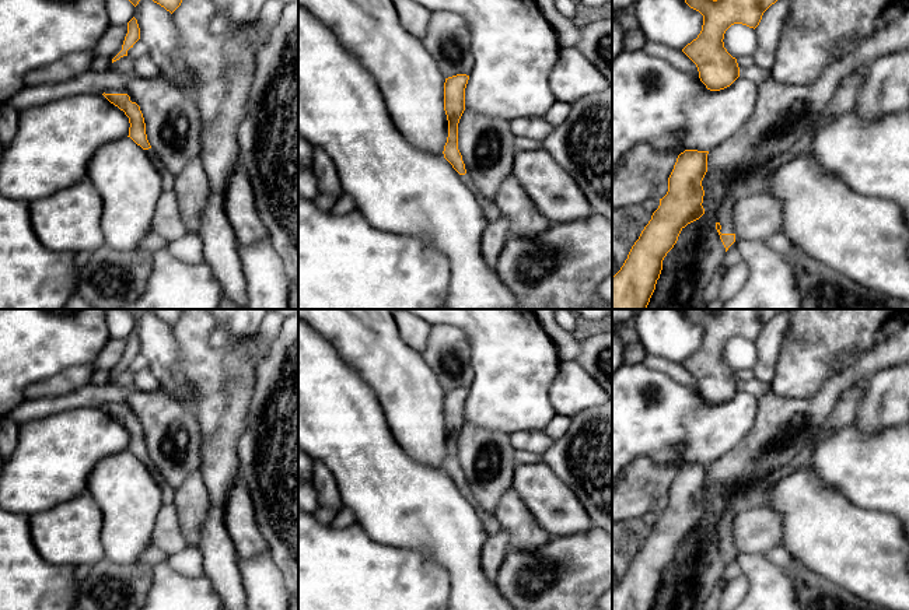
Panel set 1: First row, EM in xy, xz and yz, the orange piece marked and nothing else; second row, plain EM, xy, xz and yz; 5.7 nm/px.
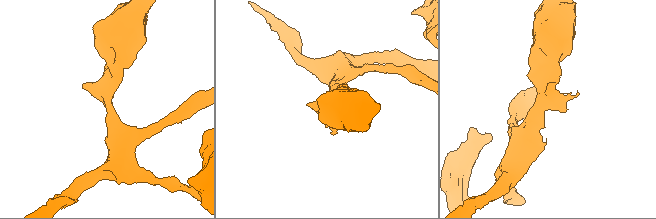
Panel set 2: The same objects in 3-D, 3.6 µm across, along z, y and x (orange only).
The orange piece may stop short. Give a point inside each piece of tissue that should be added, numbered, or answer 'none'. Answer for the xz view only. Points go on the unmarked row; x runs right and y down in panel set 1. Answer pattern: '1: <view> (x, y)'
1: xz (490, 523)

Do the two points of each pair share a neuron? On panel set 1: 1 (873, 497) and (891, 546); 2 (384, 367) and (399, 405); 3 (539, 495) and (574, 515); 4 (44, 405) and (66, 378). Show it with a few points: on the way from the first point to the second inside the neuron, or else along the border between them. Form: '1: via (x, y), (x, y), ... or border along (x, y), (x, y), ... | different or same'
1: border along (848, 498), (864, 508), (887, 511), (894, 516) | different
2: via (394, 377), (399, 382), (399, 395) | same
3: via (548, 498), (555, 505), (566, 509) | same
4: border along (81, 385), (66, 393), (25, 399) | different

